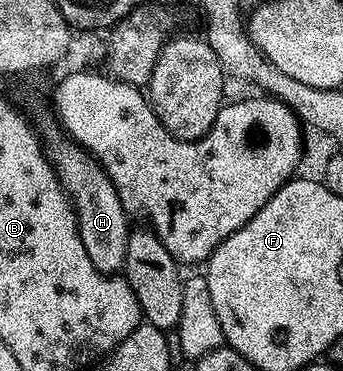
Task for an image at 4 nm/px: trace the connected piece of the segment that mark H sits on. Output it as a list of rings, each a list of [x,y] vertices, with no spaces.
[[[58,126],[49,128],[41,135],[47,159],[53,167],[61,188],[70,200],[77,217],[81,242],[101,274],[113,275],[124,268],[127,239],[131,232],[128,208],[120,197],[112,176],[105,172],[88,150],[82,148],[73,138],[62,135]]]

